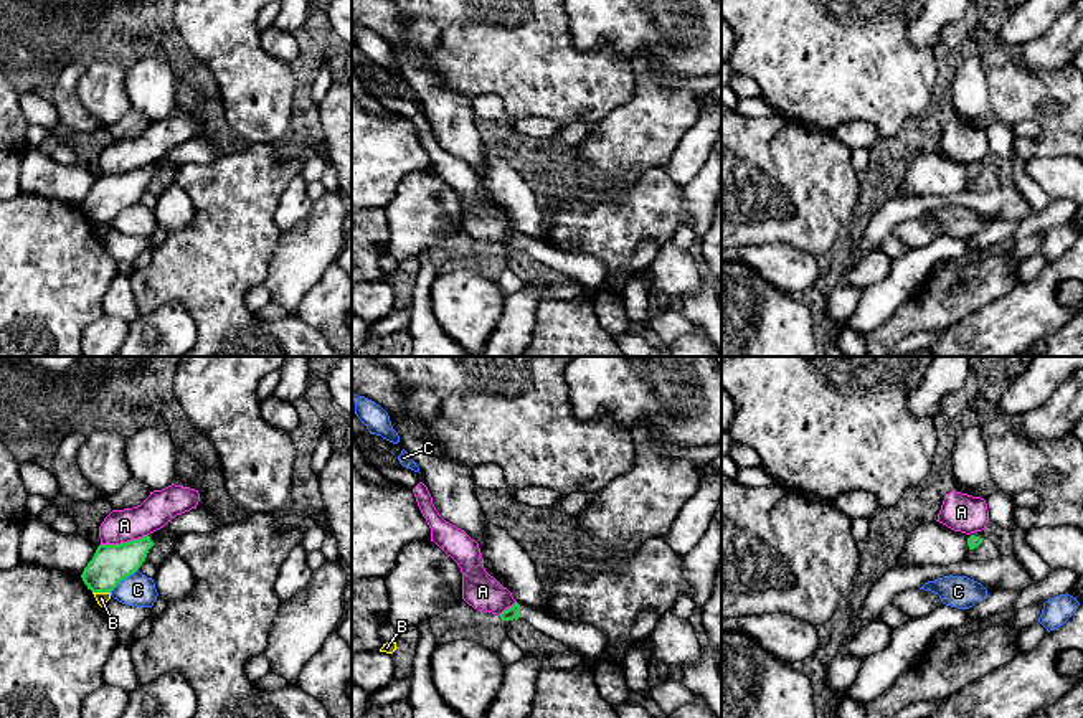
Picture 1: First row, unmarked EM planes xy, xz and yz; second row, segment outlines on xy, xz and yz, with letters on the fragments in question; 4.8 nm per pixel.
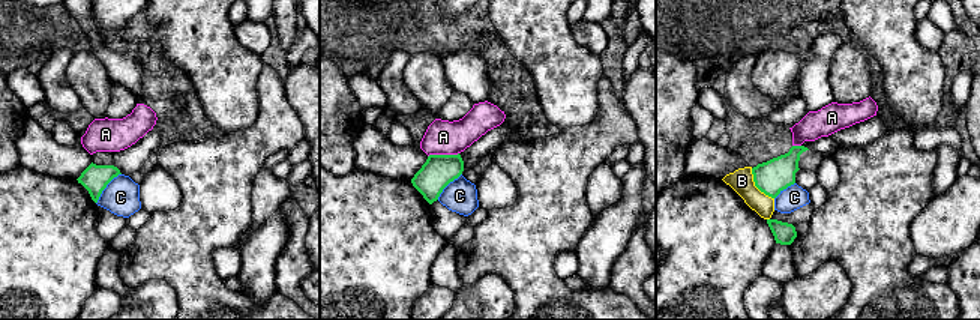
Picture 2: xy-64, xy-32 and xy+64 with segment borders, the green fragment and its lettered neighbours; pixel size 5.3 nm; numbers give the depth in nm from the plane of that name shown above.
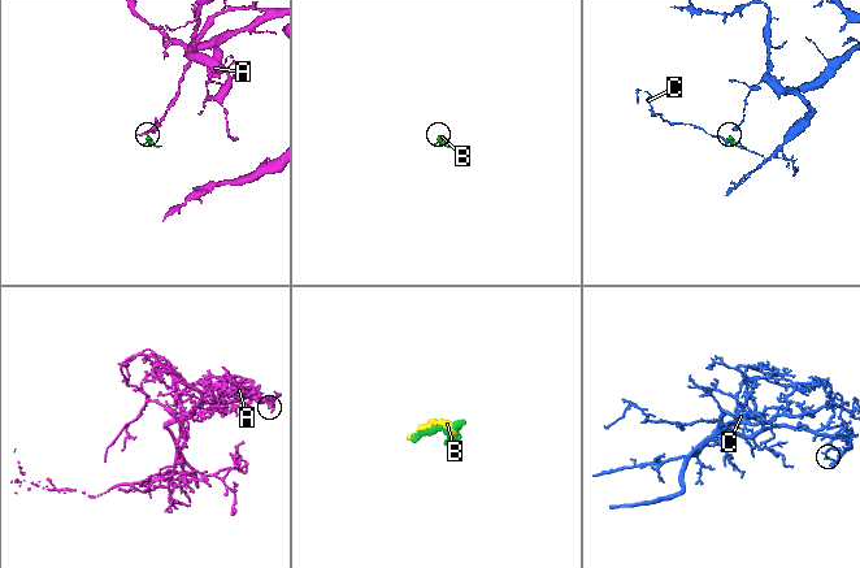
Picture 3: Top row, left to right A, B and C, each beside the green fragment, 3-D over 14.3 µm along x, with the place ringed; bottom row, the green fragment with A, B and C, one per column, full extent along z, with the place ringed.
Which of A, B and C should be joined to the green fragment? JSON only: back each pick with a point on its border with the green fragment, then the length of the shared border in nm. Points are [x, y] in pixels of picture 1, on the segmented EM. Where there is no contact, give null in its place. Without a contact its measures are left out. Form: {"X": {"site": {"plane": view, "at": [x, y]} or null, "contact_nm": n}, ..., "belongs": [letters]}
{"belongs": []}

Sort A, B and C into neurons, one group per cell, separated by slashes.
A / B / C

